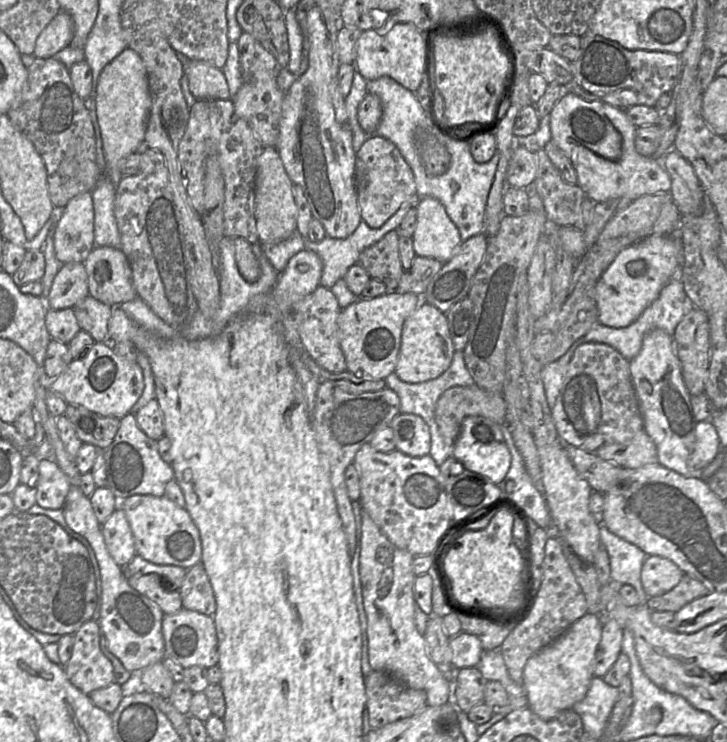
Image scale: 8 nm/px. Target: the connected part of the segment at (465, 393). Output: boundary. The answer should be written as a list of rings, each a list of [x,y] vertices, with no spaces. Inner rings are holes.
[[[477,385],[454,386],[439,397],[435,421],[445,443],[454,446],[463,420],[469,416],[488,418],[506,425],[506,403],[502,393],[493,393]]]

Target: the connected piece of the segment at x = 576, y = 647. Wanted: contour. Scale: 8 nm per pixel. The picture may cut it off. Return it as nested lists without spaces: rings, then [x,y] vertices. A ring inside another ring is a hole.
[[[586,613],[559,638],[533,654],[523,669],[523,687],[528,707],[543,720],[550,720],[581,701],[593,678],[593,661],[601,640],[602,615]]]

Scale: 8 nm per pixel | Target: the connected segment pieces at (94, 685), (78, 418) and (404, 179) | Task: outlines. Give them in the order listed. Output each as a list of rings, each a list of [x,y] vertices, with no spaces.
[[[93,619],[74,634],[72,656],[64,667],[69,681],[86,695],[115,682],[112,662],[100,649],[101,627]]]
[[[68,404],[64,415],[73,423],[77,436],[83,443],[101,450],[113,442],[121,419],[99,415],[77,404]]]
[[[369,135],[355,153],[355,188],[361,219],[371,228],[382,226],[403,202],[416,198],[414,175],[391,141]]]

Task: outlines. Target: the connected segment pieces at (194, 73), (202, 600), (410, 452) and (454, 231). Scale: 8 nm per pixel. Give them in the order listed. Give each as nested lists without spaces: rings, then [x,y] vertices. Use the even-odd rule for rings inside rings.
[[[188,59],[184,62],[184,73],[196,99],[231,99],[222,69],[203,60]]]
[[[201,561],[187,570],[179,592],[183,608],[213,617],[216,612],[216,600]]]
[[[415,414],[396,415],[390,423],[396,450],[410,457],[428,455],[431,447],[430,431],[425,421]]]
[[[421,198],[415,207],[417,223],[412,235],[415,254],[442,263],[448,261],[462,243],[458,228],[435,198]]]

